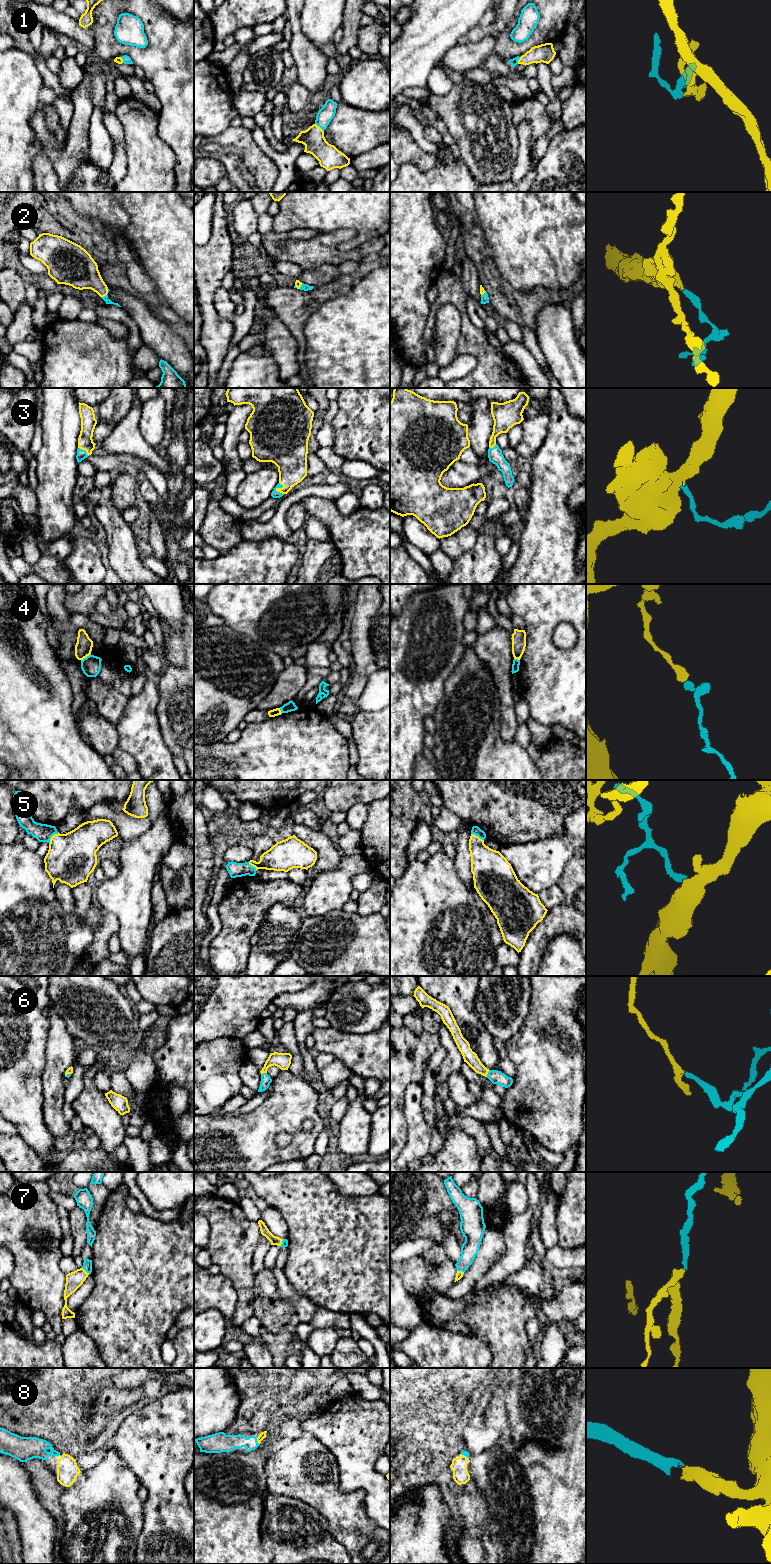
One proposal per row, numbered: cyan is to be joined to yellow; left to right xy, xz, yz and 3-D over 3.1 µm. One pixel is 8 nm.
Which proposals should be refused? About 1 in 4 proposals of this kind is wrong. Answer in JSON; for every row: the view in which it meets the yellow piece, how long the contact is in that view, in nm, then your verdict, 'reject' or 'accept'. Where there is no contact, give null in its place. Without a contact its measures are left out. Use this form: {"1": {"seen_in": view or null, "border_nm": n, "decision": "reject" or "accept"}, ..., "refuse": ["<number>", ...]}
{"1": {"seen_in": "xz", "border_nm": 100, "decision": "accept"}, "2": {"seen_in": "xy", "border_nm": 50, "decision": "accept"}, "3": {"seen_in": "xz", "border_nm": 110, "decision": "accept"}, "4": {"seen_in": "xy", "border_nm": 100, "decision": "reject"}, "5": {"seen_in": "xy", "border_nm": 120, "decision": "accept"}, "6": {"seen_in": "yz", "border_nm": 60, "decision": "accept"}, "7": {"seen_in": "xy", "border_nm": 80, "decision": "accept"}, "8": {"seen_in": "xz", "border_nm": 60, "decision": "accept"}, "refuse": ["4"]}

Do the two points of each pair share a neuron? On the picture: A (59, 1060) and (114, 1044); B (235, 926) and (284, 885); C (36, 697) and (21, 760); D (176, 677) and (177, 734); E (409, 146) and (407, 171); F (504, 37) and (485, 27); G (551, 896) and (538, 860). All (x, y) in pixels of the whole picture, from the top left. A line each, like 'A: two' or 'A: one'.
A: two
B: one
C: two
D: one
E: two
F: two
G: two

